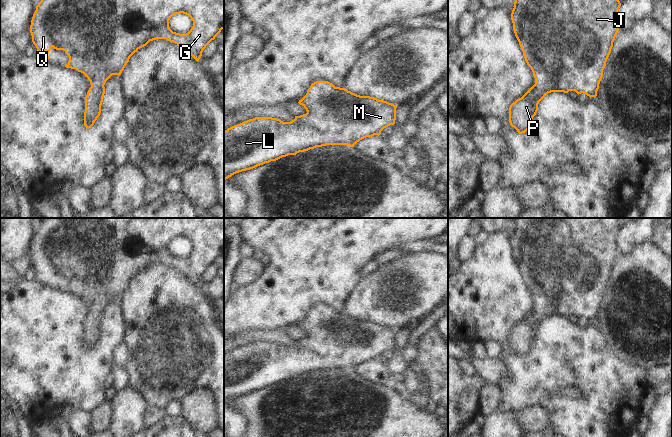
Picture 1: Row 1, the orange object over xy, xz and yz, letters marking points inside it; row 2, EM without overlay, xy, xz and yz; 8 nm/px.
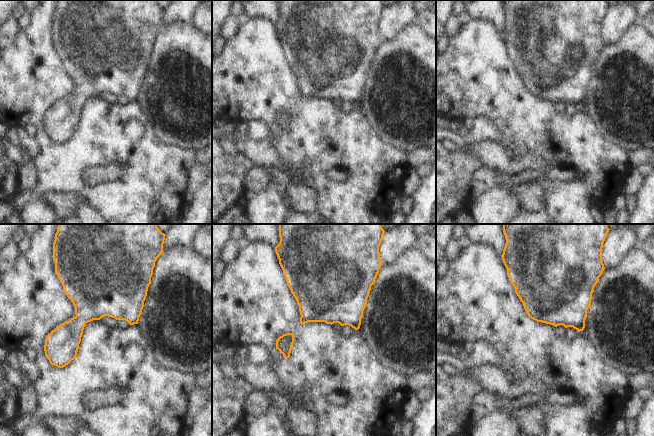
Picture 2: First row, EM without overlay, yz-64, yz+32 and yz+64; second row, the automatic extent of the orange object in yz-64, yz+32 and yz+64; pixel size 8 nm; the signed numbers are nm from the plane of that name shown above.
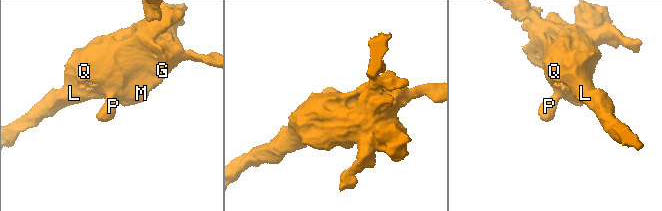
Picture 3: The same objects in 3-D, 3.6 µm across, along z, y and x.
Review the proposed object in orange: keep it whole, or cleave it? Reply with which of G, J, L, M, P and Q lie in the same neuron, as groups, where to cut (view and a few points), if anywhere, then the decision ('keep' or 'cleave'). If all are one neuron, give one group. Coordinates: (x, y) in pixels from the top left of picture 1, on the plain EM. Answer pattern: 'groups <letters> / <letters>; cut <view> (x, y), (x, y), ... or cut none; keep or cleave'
groups G J L M P Q; cut none; keep

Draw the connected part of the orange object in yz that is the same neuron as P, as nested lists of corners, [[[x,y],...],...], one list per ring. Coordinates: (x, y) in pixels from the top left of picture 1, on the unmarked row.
[[[516,218],[514,232],[511,237],[513,254],[519,266],[523,280],[527,289],[531,292],[535,302],[535,308],[519,323],[513,326],[509,331],[509,347],[514,351],[519,358],[528,355],[533,341],[538,335],[539,326],[551,316],[575,315],[578,319],[585,317],[587,320],[596,321],[599,313],[600,305],[603,301],[603,294],[606,290],[607,283],[611,277],[613,266],[619,255],[617,238],[621,230],[617,222],[617,218]]]

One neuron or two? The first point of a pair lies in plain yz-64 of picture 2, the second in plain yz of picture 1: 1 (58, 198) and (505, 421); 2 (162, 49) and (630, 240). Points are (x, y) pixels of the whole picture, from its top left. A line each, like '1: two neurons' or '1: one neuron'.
1: two neurons
2: two neurons

